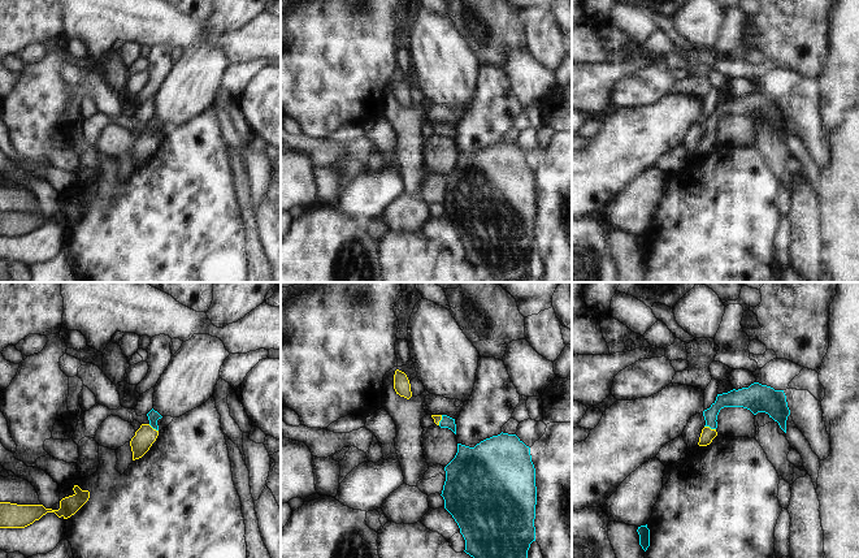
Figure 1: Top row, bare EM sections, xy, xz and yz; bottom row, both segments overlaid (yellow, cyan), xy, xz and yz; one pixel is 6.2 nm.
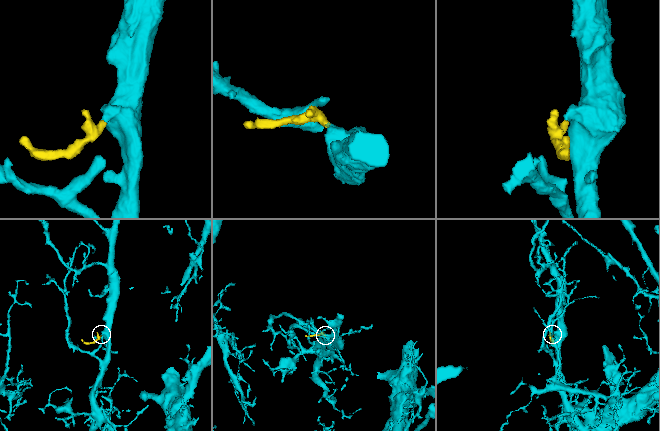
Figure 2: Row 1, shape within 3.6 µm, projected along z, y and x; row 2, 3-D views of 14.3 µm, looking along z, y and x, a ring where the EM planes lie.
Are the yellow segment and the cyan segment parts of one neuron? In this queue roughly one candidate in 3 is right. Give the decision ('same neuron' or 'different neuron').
same neuron

